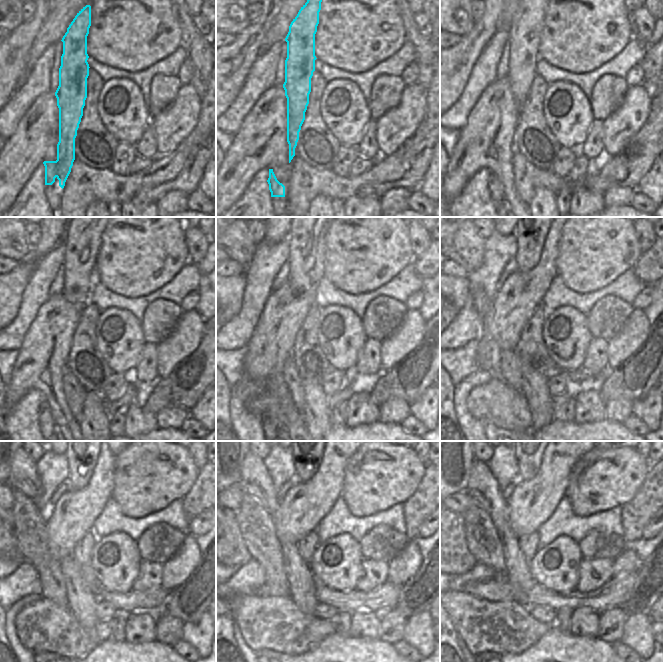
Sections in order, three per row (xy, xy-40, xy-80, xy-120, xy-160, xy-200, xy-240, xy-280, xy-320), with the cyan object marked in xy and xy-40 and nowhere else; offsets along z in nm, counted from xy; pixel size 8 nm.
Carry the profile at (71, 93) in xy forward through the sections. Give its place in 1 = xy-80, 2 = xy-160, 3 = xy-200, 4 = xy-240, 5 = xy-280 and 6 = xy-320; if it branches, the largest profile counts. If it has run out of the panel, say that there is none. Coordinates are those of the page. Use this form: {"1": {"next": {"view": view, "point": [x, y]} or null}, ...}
{"1": {"next": {"view": "xy-80", "point": [525, 33]}}, "2": {"next": {"view": "xy-160", "point": [303, 238]}}, "3": {"next": {"view": "xy-200", "point": [530, 237]}}, "4": {"next": {"view": "xy-240", "point": [82, 461]}}, "5": {"next": {"view": "xy-280", "point": [306, 461]}}, "6": {"next": {"view": "xy-320", "point": [529, 461]}}}

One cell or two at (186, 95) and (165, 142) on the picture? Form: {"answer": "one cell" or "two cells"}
{"answer": "one cell"}

